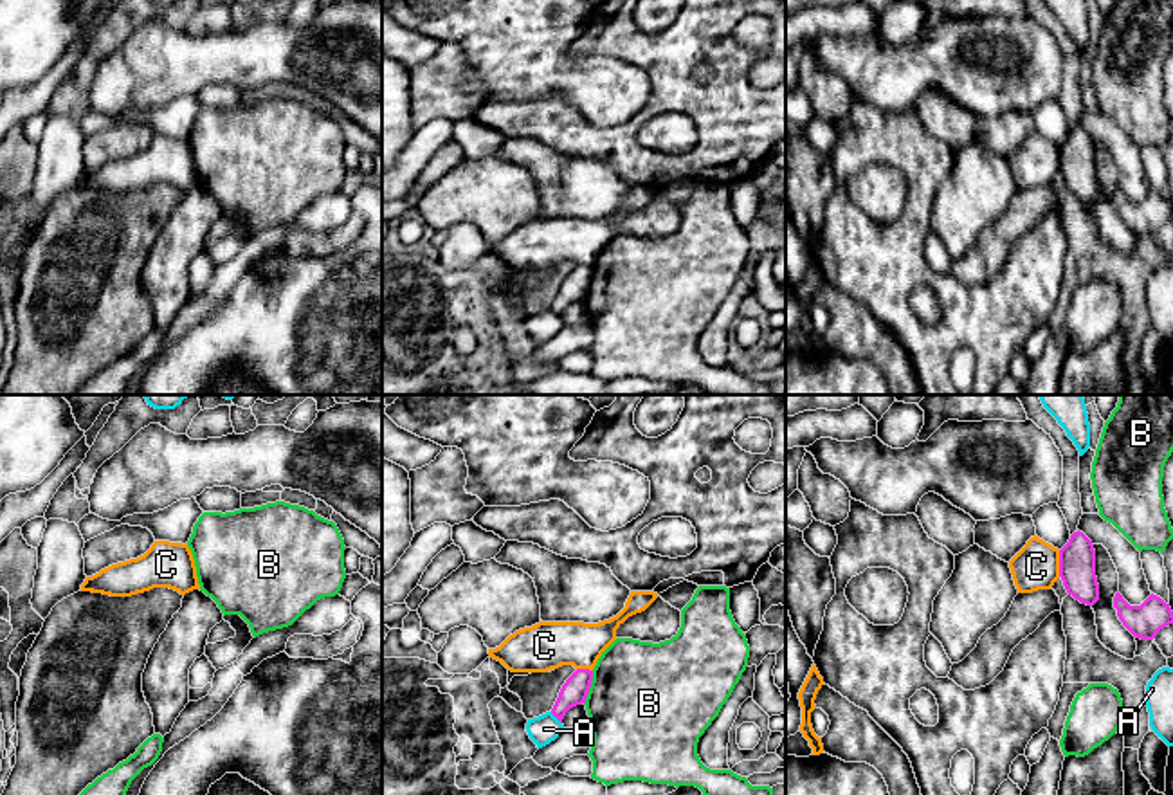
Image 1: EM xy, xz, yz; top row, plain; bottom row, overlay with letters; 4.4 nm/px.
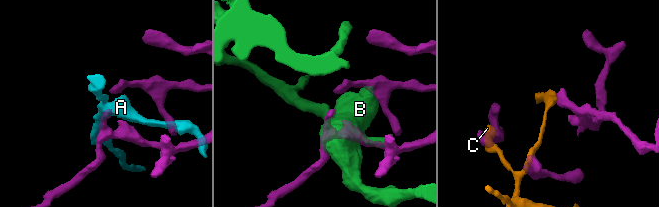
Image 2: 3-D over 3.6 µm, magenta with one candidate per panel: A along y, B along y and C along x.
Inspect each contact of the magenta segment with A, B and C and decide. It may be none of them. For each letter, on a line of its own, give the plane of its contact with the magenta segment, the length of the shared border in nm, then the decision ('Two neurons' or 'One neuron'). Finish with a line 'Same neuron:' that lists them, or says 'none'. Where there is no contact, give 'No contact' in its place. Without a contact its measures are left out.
A: Touches magenta in xz. Shared border 80 nm. Two neurons
B: Touches magenta in xz. Shared border 160 nm. Two neurons
C: Touches magenta in yz. Shared border 120 nm. Two neurons
Same neuron: none

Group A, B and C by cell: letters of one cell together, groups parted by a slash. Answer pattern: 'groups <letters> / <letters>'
groups A / B / C

